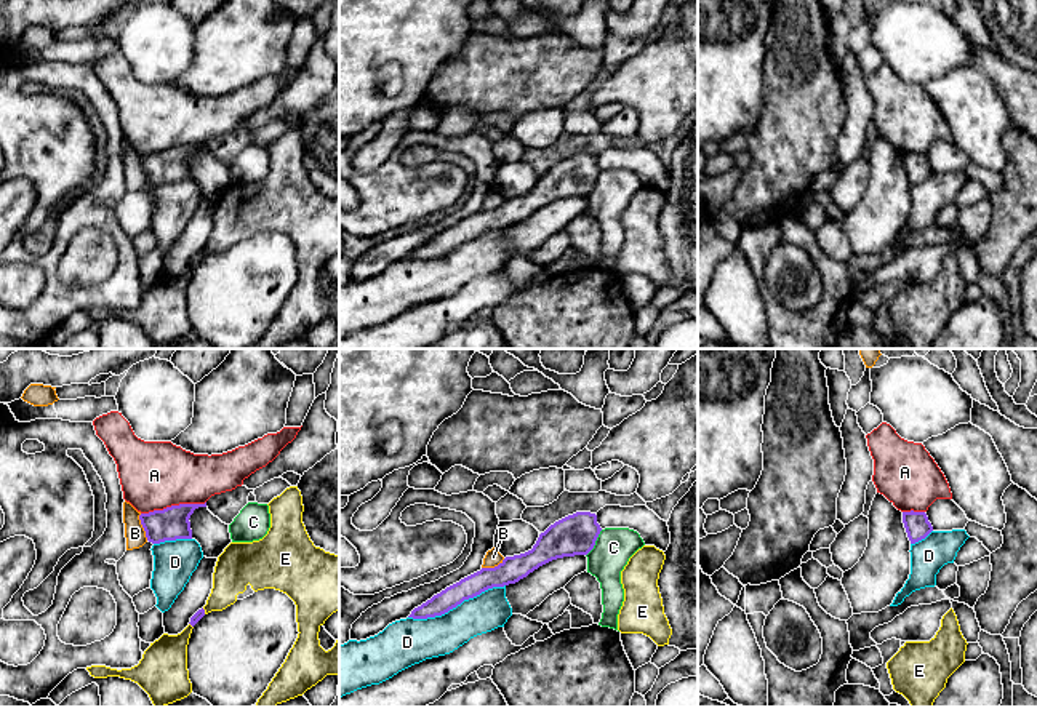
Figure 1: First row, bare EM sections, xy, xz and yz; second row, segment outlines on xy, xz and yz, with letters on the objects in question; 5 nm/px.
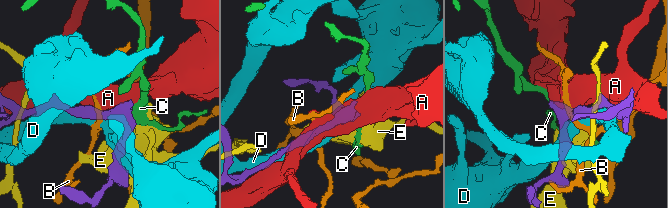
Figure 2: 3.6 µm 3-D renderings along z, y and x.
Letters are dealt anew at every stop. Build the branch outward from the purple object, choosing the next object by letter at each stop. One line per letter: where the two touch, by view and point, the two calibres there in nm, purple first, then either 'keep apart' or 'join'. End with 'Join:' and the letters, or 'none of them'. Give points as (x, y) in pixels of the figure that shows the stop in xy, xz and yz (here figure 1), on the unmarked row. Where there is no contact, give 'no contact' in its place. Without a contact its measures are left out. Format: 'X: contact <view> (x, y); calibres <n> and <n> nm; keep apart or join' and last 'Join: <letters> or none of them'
A: contact xy (173, 147); calibres 170 and 340 nm; keep apart
B: contact xy (143, 168); calibres 170 and 100 nm; keep apart
C: contact xz (594, 184); calibres 200 and 190 nm; keep apart
D: contact xz (456, 247); calibres 110 and 200 nm; keep apart
E: contact xy (204, 253); calibres 50 and 190 nm; keep apart
Join: none of them

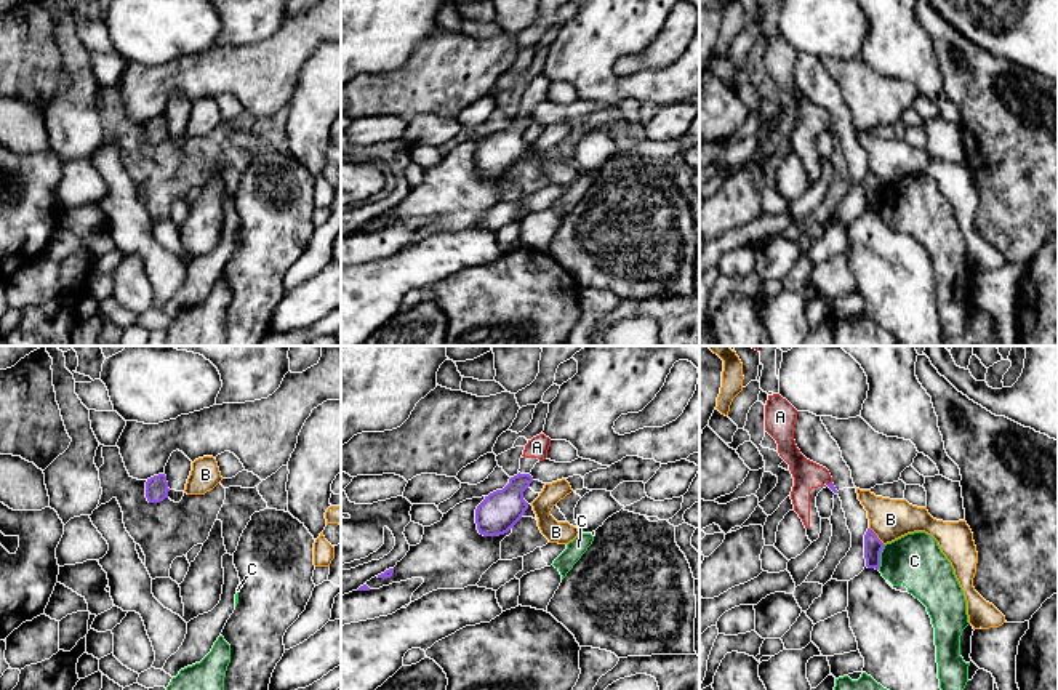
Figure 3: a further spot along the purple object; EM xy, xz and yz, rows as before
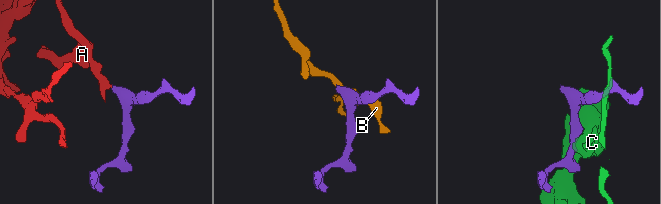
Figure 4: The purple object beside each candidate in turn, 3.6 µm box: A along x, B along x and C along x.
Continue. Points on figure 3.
A: contact yz (829, 125); calibres 30 and 140 nm; join
B: contact yz (876, 178); calibres 100 and 200 nm; keep apart
C: contact yz (879, 199); calibres 100 and 280 nm; keep apart
Join: A

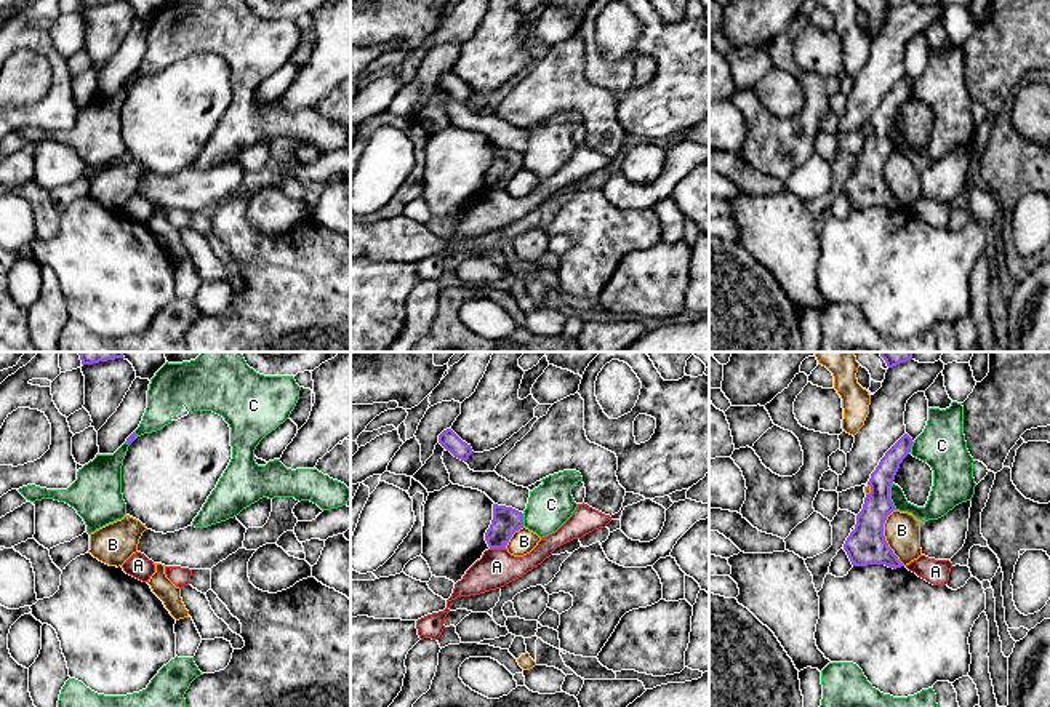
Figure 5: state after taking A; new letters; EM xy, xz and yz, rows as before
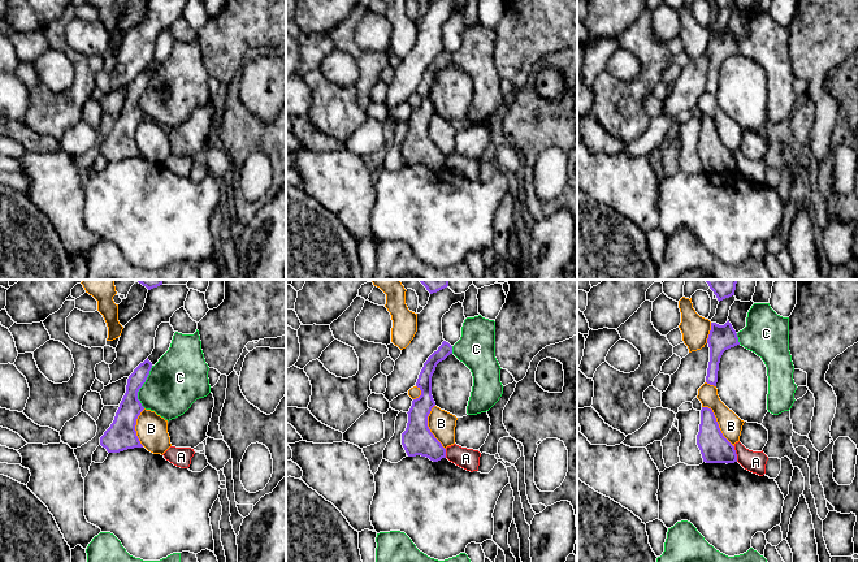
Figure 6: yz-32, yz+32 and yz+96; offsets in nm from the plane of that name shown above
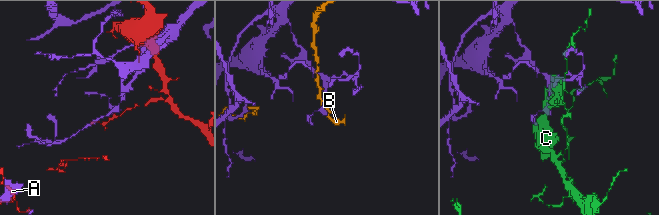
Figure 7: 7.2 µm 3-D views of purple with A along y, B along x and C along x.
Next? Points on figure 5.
A: contact xz (498, 189); calibres 140 and 190 nm; keep apart
B: contact yz (884, 179); calibres 200 and 190 nm; keep apart
C: contact yz (889, 138); calibres 170 and 120 nm; keep apart
Join: none of them

